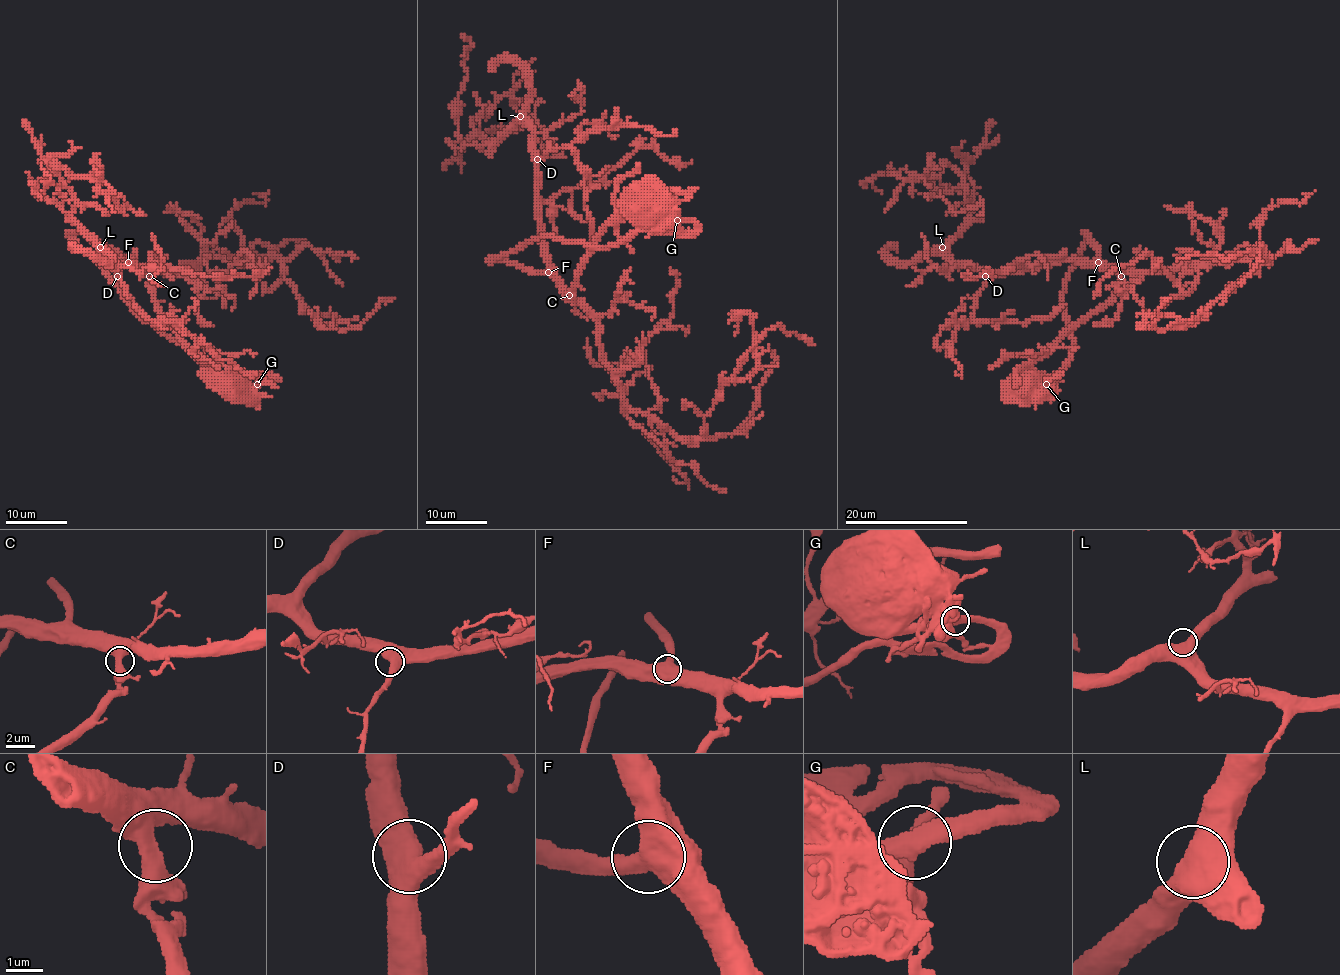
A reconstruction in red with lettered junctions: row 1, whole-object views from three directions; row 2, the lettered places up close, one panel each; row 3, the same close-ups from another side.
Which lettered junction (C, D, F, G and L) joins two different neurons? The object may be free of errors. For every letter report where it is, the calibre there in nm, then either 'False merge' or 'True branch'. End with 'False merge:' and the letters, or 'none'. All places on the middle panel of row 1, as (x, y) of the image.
C: Place: (569, 295). Thickness 550 nm. True branch
D: Place: (537, 159). Thickness 600 nm. True branch
F: Place: (548, 272). Thickness 600 nm. True branch
G: Place: (677, 220). Thickness 500 nm. True branch
L: Place: (520, 116). Thickness 550 nm. True branch
False merge: none

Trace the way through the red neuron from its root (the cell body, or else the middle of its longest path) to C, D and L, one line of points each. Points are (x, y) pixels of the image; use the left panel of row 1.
C: (225, 385), (220, 376), (209, 371), (185, 346), (162, 336), (71, 234), (83, 233), (96, 239), (149, 276)
D: (225, 385), (185, 346), (162, 336), (71, 234), (83, 233), (122, 254), (126, 260), (117, 276)
L: (225, 385), (185, 346), (162, 336), (71, 234), (83, 233), (126, 260), (114, 271), (100, 247)

